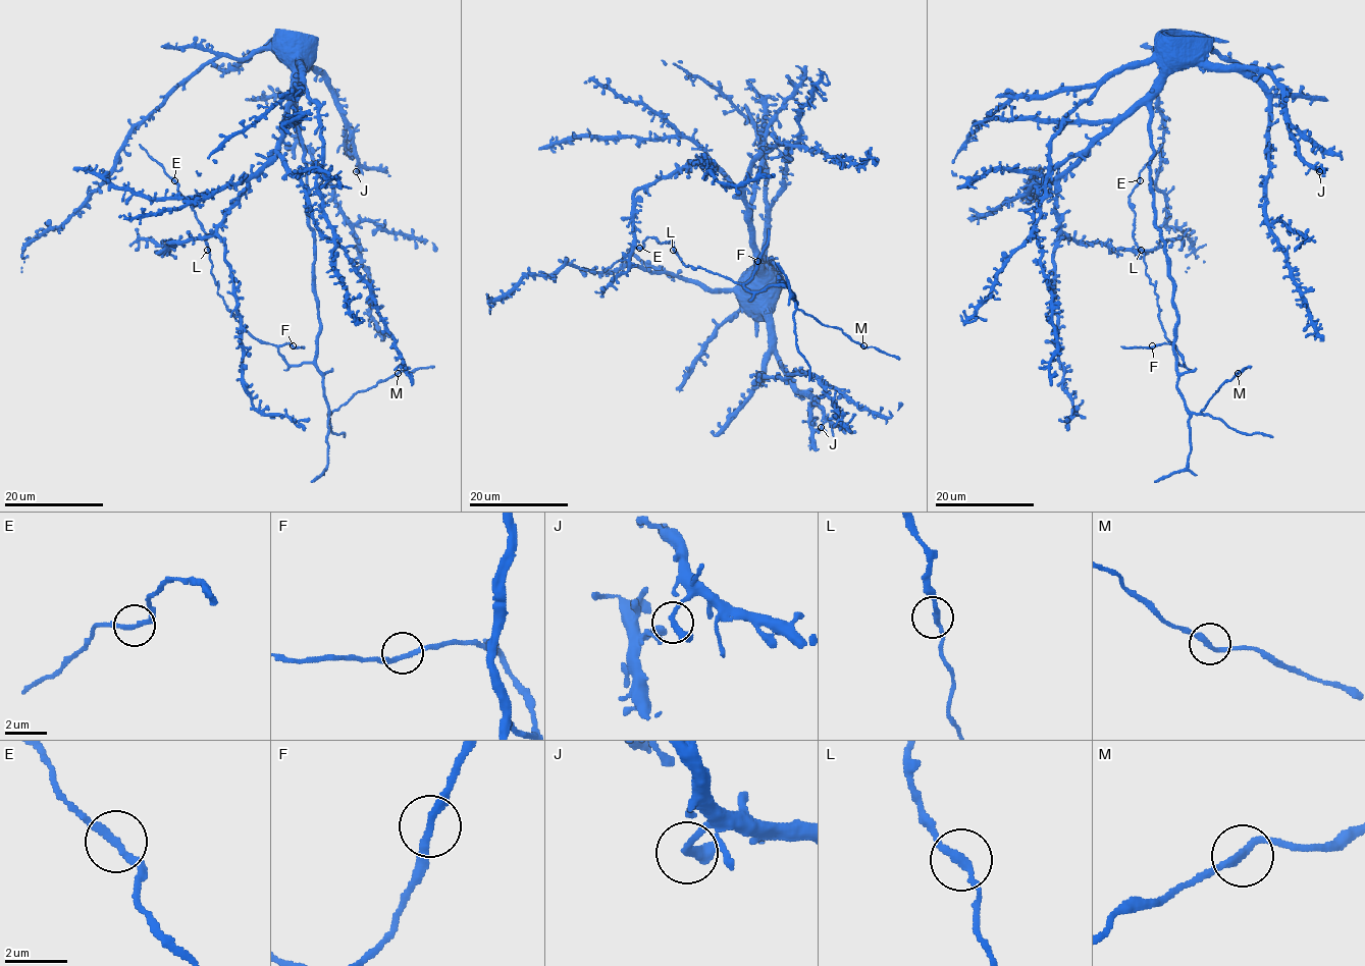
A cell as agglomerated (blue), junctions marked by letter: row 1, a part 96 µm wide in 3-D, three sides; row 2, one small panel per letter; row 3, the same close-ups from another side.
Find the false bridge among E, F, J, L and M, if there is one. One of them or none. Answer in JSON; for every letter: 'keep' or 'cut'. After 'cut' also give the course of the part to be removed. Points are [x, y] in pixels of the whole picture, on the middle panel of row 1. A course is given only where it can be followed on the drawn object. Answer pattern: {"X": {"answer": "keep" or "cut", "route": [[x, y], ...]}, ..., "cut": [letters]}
{"E": {"answer": "keep"}, "F": {"answer": "keep"}, "J": {"answer": "keep"}, "L": {"answer": "keep"}, "M": {"answer": "keep"}, "cut": []}

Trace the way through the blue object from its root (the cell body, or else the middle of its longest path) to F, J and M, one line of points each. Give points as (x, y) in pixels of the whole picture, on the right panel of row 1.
F: (1150, 176), (1155, 226), (1164, 244), (1173, 285), (1174, 356), (1183, 365), (1174, 345), (1152, 345)
J: (1150, 176), (1150, 100), (1170, 72), (1192, 65), (1246, 65), (1268, 73), (1280, 90), (1297, 153), (1319, 171)
M: (1150, 176), (1155, 226), (1164, 244), (1173, 285), (1176, 390), (1188, 409), (1199, 413), (1238, 373)

